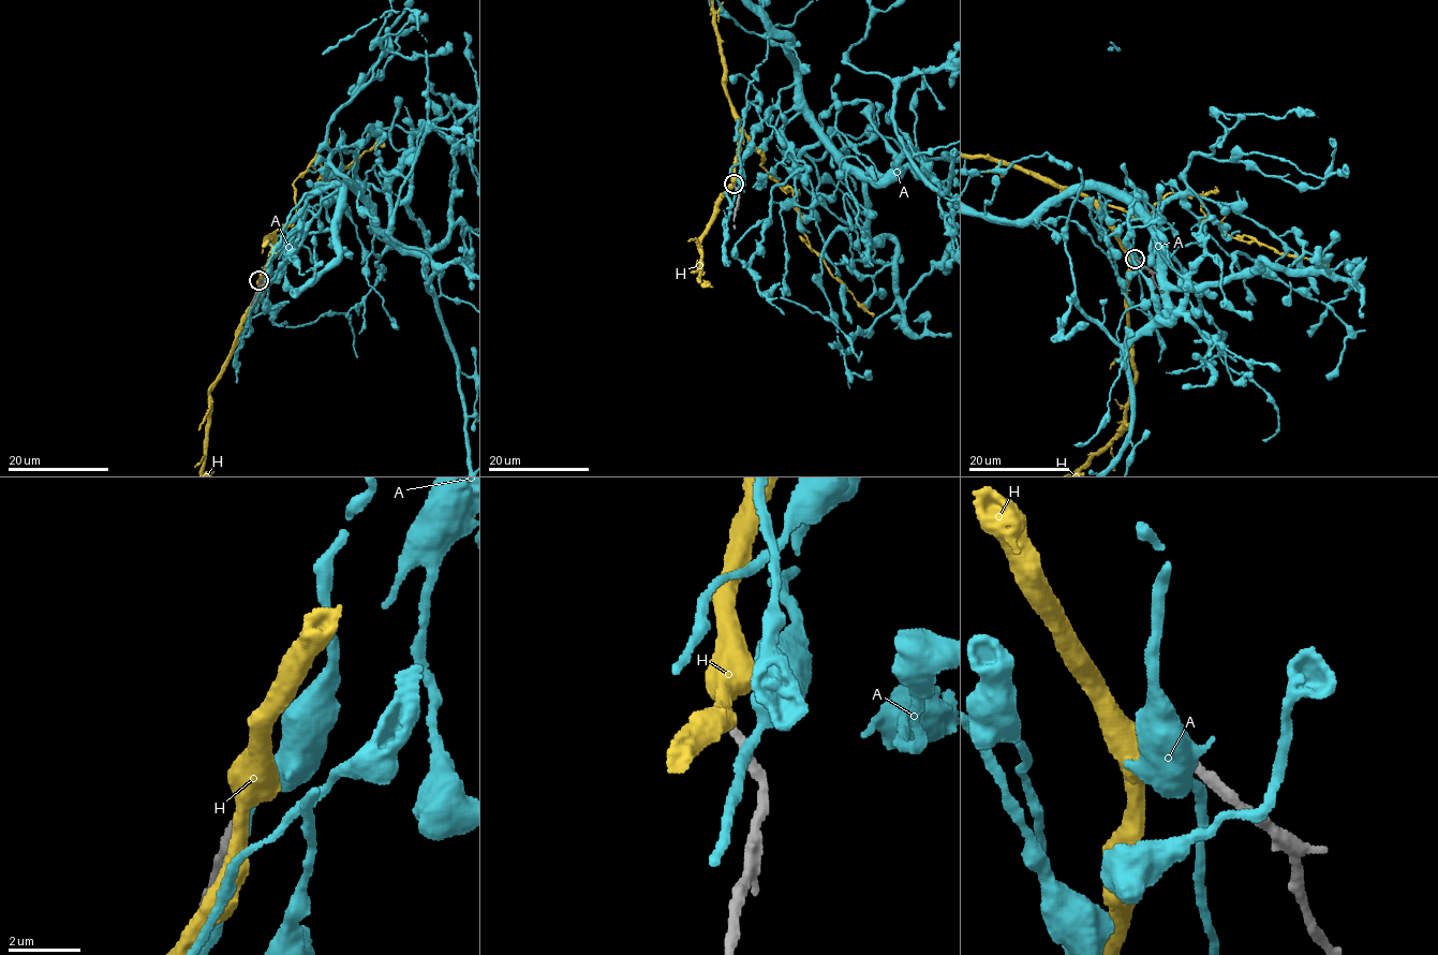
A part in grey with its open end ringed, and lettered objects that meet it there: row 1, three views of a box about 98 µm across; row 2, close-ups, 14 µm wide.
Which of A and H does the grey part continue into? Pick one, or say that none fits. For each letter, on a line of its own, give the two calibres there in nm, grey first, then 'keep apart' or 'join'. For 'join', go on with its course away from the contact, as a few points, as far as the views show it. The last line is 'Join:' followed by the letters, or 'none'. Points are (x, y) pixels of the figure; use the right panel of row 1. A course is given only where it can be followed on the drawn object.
A: 400/280 nm | keep apart
H: 240/550 nm | join
Join: H

